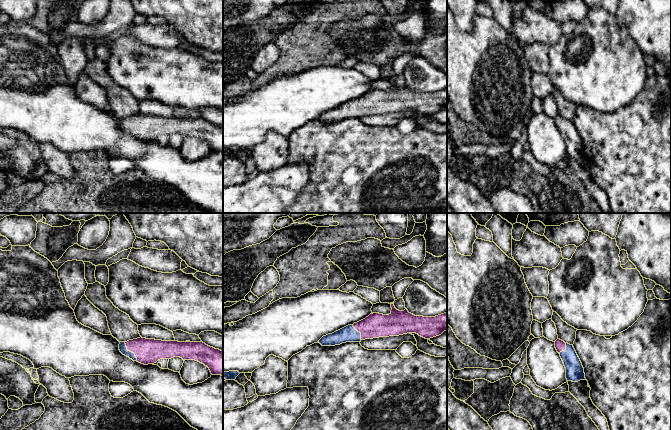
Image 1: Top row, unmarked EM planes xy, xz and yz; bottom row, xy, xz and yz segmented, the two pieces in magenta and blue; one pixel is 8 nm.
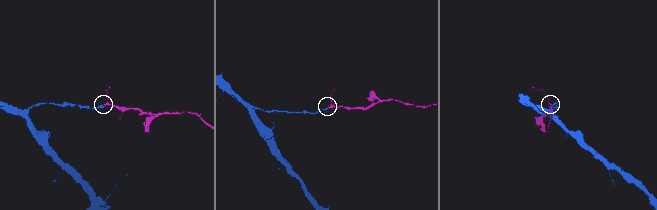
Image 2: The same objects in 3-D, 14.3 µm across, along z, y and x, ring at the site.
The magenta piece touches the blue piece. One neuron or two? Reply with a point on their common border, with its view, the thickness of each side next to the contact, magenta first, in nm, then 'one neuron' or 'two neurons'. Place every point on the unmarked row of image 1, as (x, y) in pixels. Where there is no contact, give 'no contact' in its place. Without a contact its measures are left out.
xy (130, 127) | 200/60 nm | one neuron

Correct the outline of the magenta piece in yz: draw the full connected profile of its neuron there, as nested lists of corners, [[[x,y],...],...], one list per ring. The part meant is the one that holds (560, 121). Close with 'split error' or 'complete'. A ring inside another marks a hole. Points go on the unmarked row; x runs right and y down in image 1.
[[[557,115],[555,117],[555,124],[560,130],[566,144],[567,157],[578,158],[580,156],[586,156],[584,144],[573,121]]]; split error

